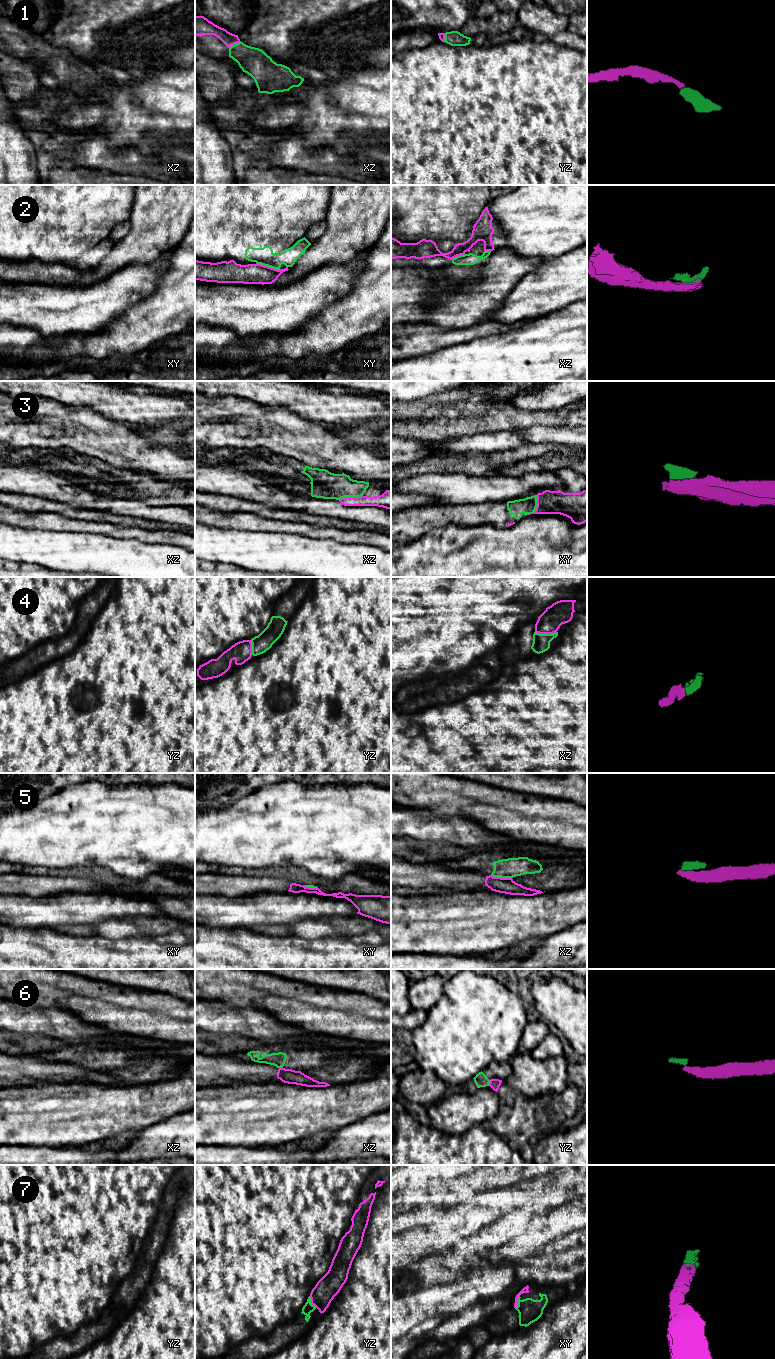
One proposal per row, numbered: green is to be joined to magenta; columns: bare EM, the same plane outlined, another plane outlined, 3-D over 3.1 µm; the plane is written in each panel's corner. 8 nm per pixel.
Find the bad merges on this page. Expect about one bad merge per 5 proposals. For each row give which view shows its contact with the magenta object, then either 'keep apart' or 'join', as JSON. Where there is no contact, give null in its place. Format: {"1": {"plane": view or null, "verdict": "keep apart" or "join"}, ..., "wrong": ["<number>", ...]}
{"1": {"plane": "xz", "verdict": "join"}, "2": {"plane": "xy", "verdict": "keep apart"}, "3": {"plane": "xz", "verdict": "join"}, "4": {"plane": "xz", "verdict": "join"}, "5": {"plane": "xz", "verdict": "keep apart"}, "6": {"plane": "yz", "verdict": "keep apart"}, "7": {"plane": "yz", "verdict": "join"}, "wrong": ["2", "5", "6"]}

